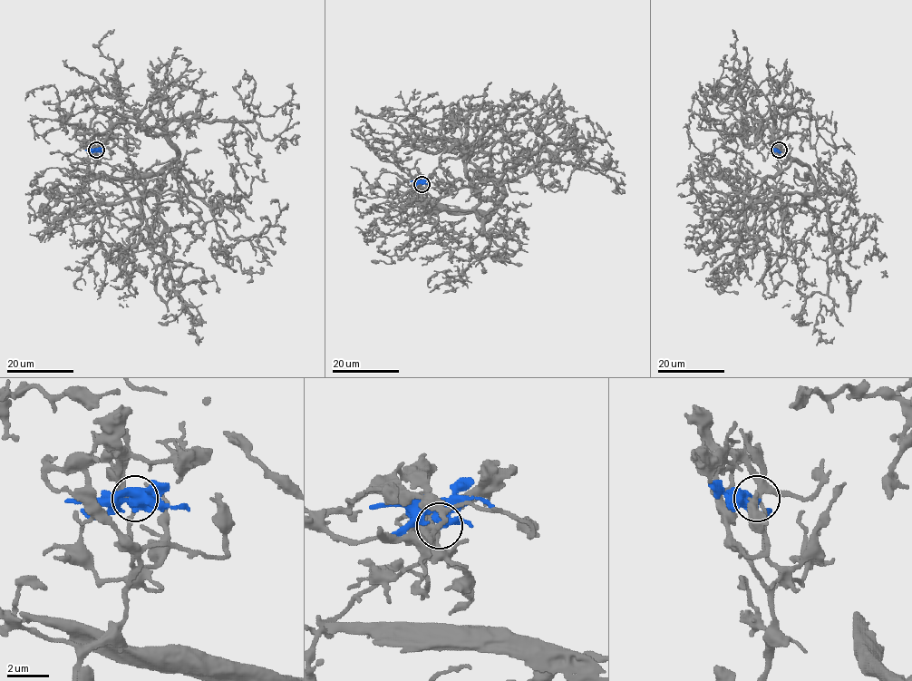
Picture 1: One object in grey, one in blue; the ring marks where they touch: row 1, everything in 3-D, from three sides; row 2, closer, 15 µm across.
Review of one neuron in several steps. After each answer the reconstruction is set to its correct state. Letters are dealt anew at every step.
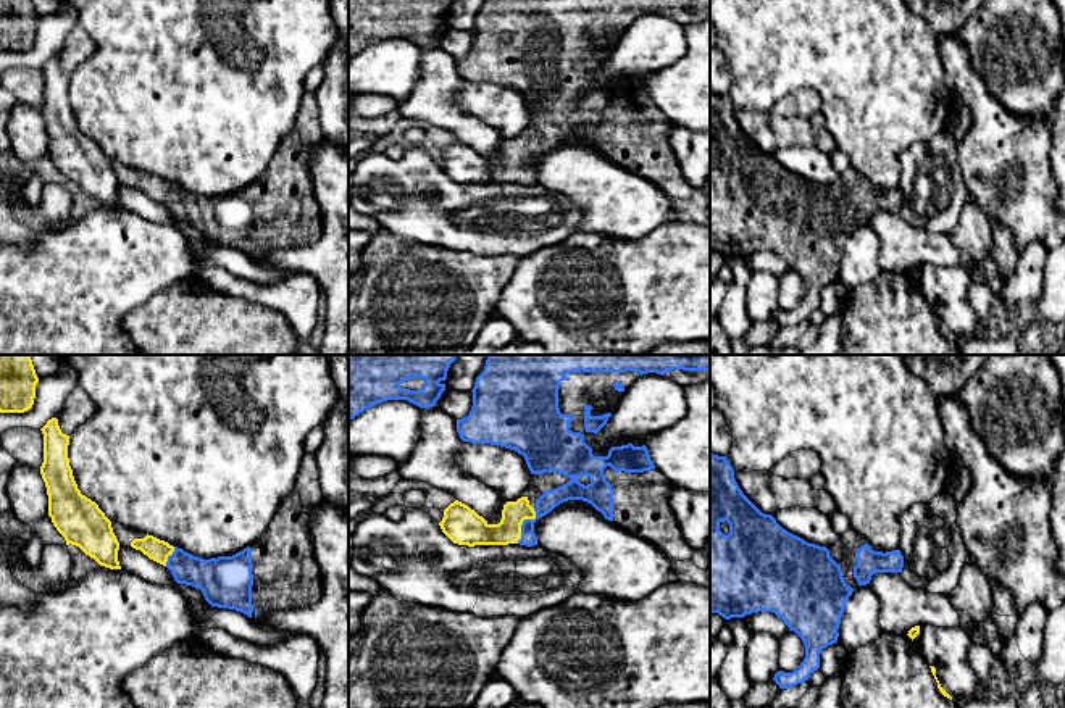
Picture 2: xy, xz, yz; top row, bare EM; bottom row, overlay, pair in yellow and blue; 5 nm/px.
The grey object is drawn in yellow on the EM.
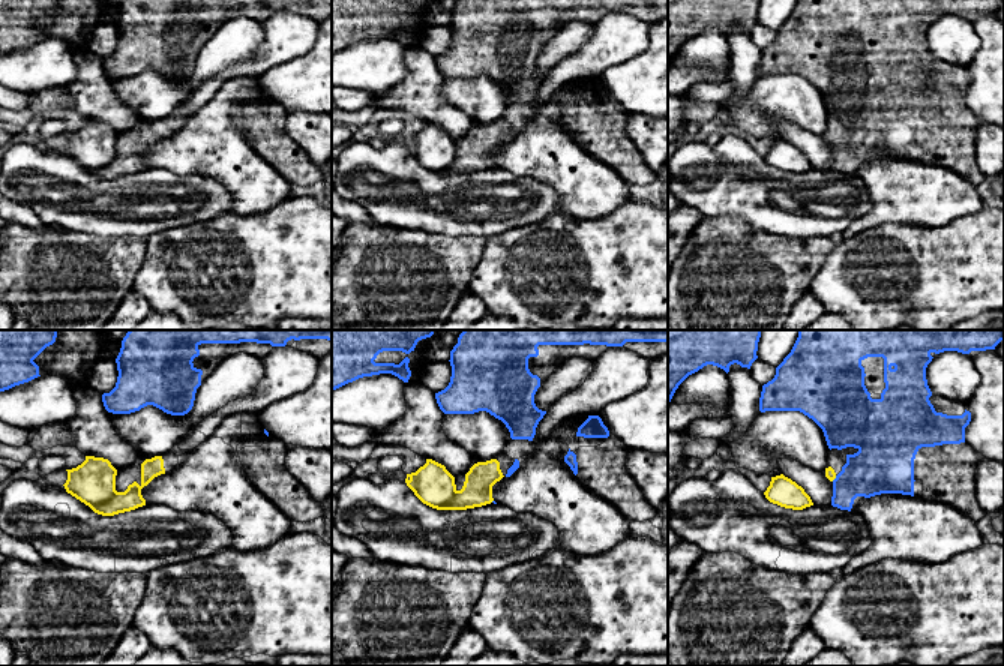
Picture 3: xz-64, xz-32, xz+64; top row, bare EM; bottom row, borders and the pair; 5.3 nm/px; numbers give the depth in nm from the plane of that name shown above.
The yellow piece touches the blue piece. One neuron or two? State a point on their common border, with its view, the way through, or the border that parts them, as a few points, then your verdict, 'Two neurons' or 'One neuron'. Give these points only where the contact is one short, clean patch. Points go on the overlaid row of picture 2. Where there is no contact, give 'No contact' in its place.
Touches yellow at xz (522, 523). Path across: xz (473, 529), (509, 531), (522, 523), (533, 518), (551, 499). One neuron

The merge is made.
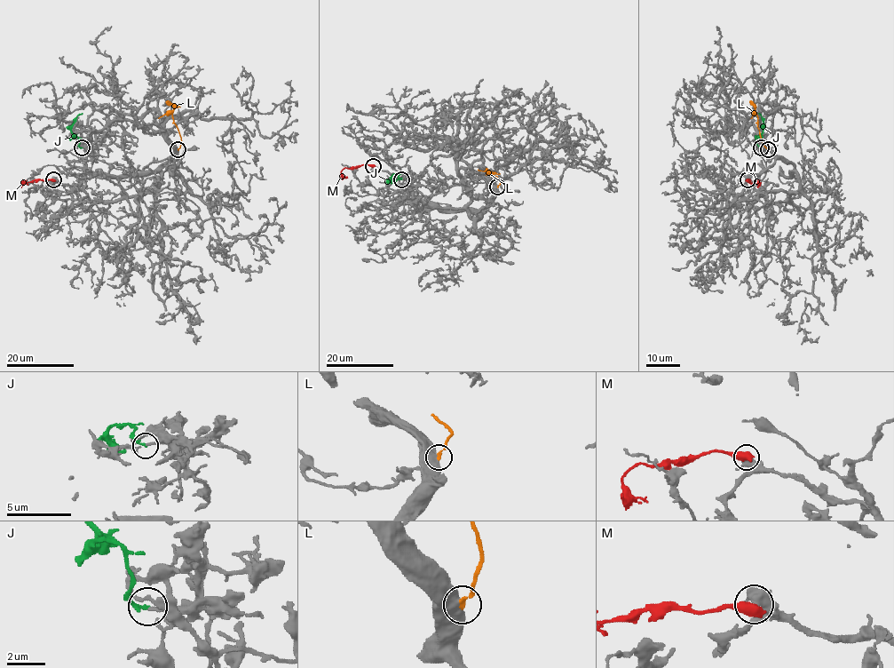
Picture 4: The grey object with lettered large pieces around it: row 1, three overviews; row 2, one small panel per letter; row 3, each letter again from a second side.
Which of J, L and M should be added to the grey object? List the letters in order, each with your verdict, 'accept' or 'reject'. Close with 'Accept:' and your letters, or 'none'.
J: accept
L: reject
M: reject
Accept: J

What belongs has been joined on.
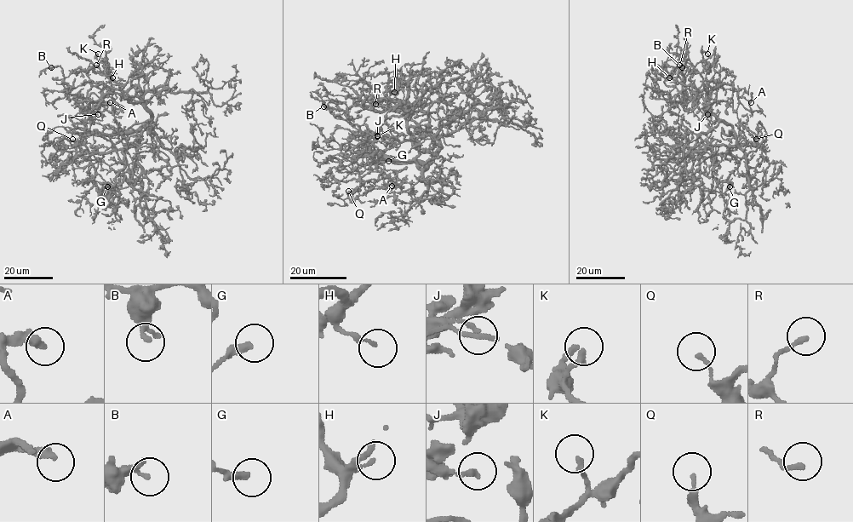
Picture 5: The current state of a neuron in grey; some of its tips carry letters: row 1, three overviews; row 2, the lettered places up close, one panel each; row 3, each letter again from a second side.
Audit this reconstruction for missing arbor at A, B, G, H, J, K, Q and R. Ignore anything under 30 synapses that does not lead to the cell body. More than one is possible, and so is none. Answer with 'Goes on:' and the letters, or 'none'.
Goes on: none

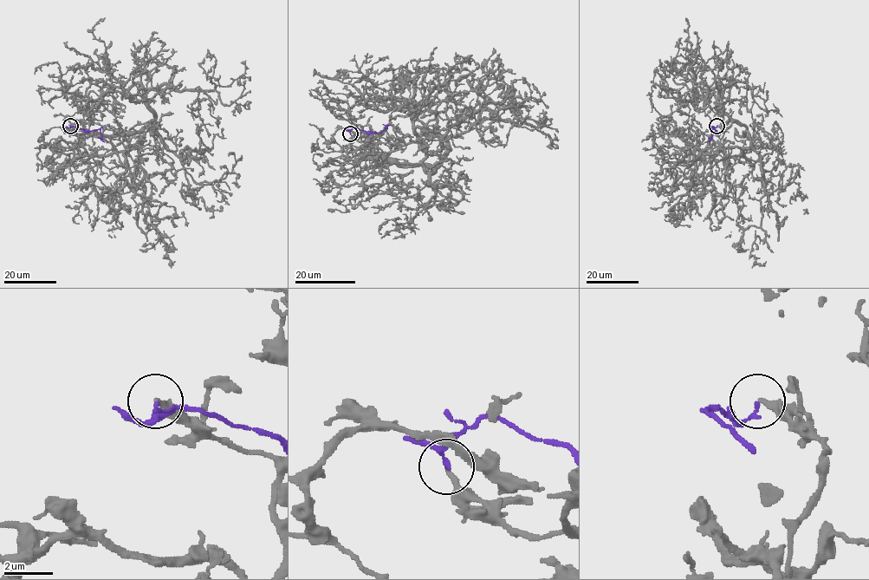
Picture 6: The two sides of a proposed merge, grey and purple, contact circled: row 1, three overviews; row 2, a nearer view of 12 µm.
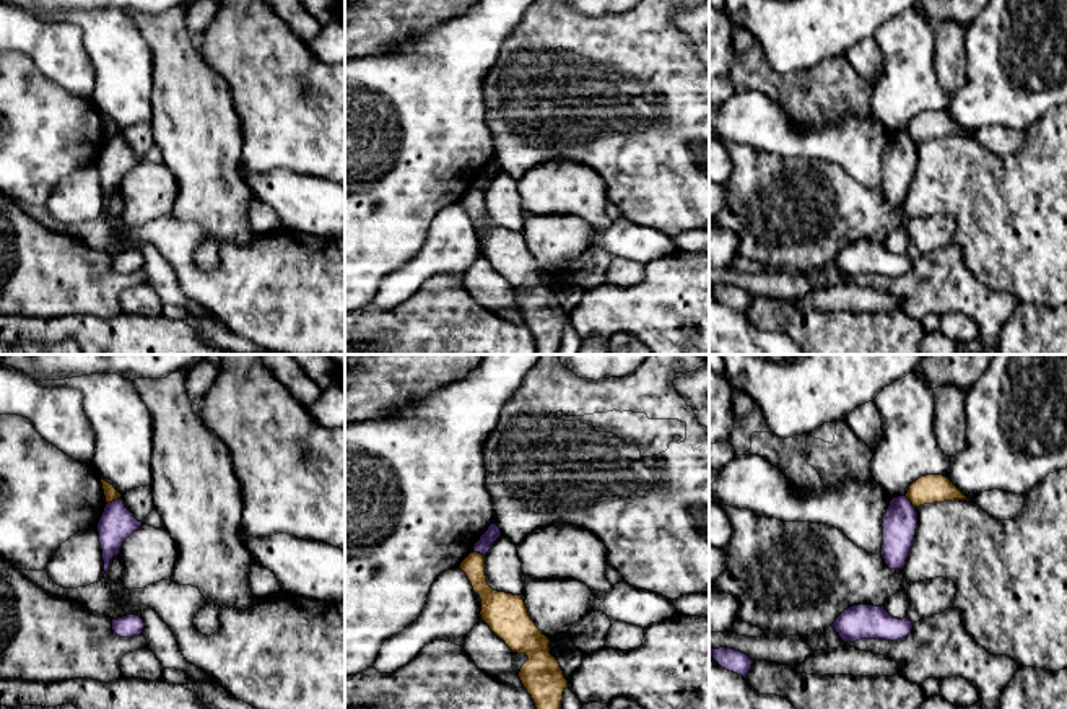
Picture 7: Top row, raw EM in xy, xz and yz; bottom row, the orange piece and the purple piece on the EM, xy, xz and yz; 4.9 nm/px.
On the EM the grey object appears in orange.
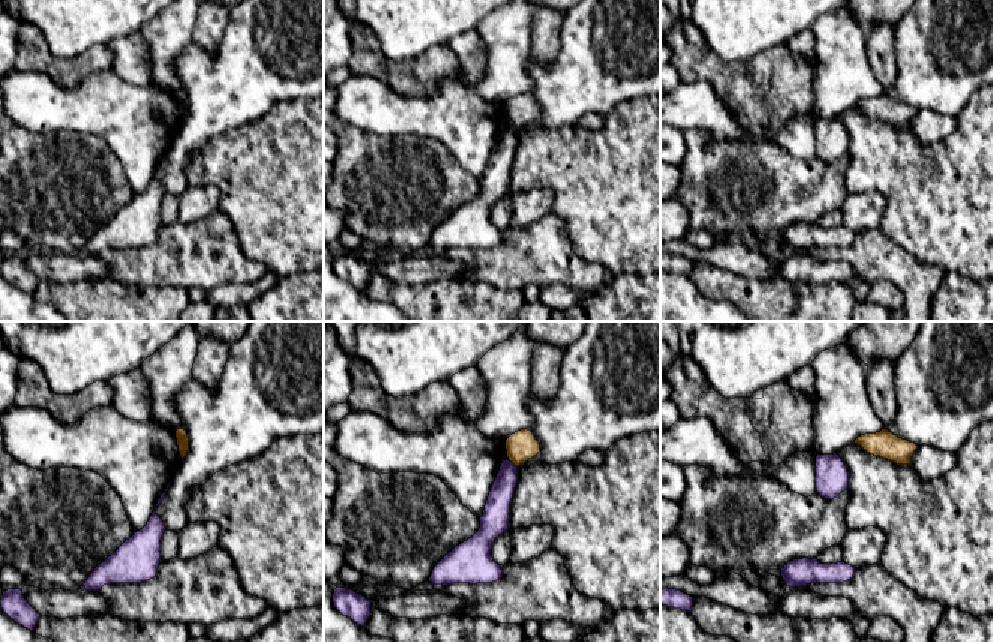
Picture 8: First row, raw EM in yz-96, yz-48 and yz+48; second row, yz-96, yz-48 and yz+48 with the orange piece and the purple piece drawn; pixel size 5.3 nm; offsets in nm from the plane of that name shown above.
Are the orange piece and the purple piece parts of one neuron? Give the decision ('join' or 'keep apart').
keep apart

